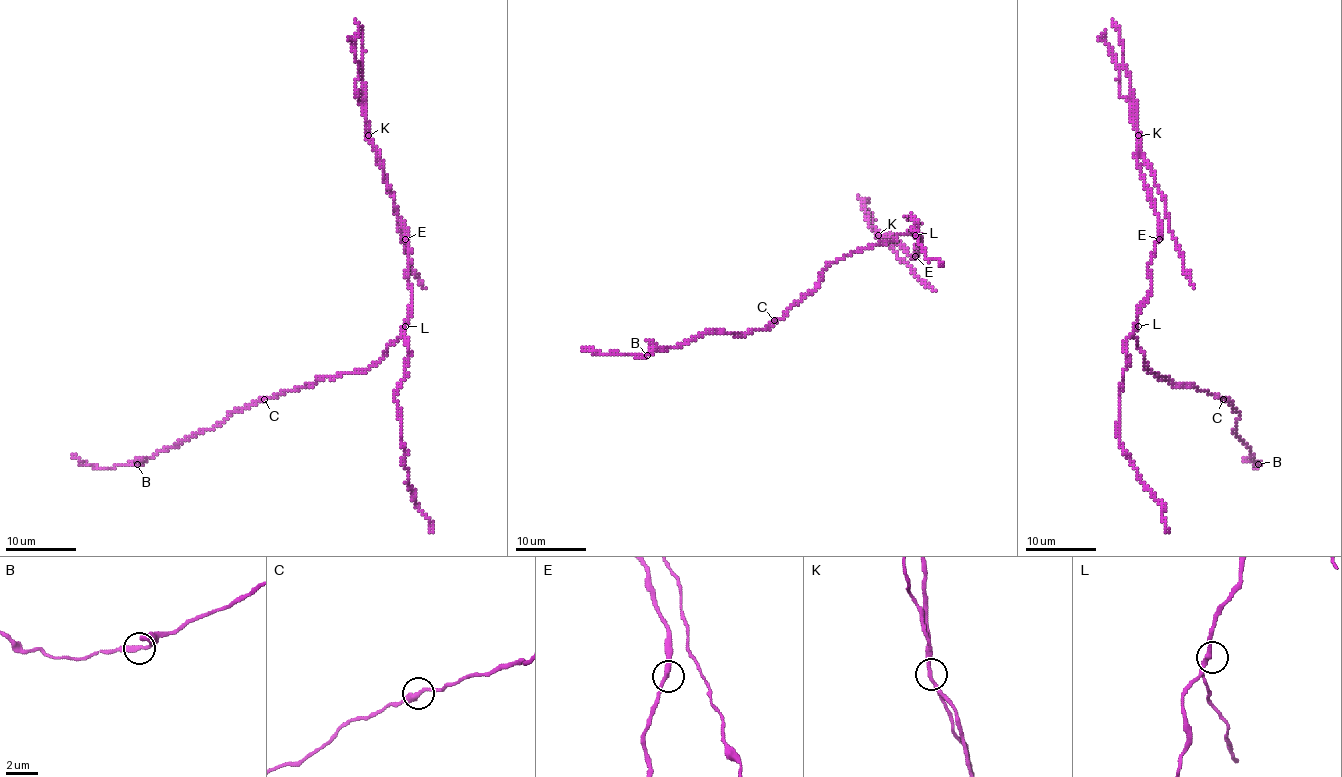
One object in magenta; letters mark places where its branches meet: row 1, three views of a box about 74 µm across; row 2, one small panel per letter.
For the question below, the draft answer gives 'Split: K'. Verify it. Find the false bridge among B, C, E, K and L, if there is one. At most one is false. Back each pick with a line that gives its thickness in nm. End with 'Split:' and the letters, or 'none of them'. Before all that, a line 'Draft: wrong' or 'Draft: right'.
Draft: right
K: calibre 280 nm
Split: K

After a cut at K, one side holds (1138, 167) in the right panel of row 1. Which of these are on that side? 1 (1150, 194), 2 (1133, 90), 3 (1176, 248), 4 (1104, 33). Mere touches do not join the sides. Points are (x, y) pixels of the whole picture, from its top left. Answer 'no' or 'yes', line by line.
1: yes
2: yes
3: no
4: no

